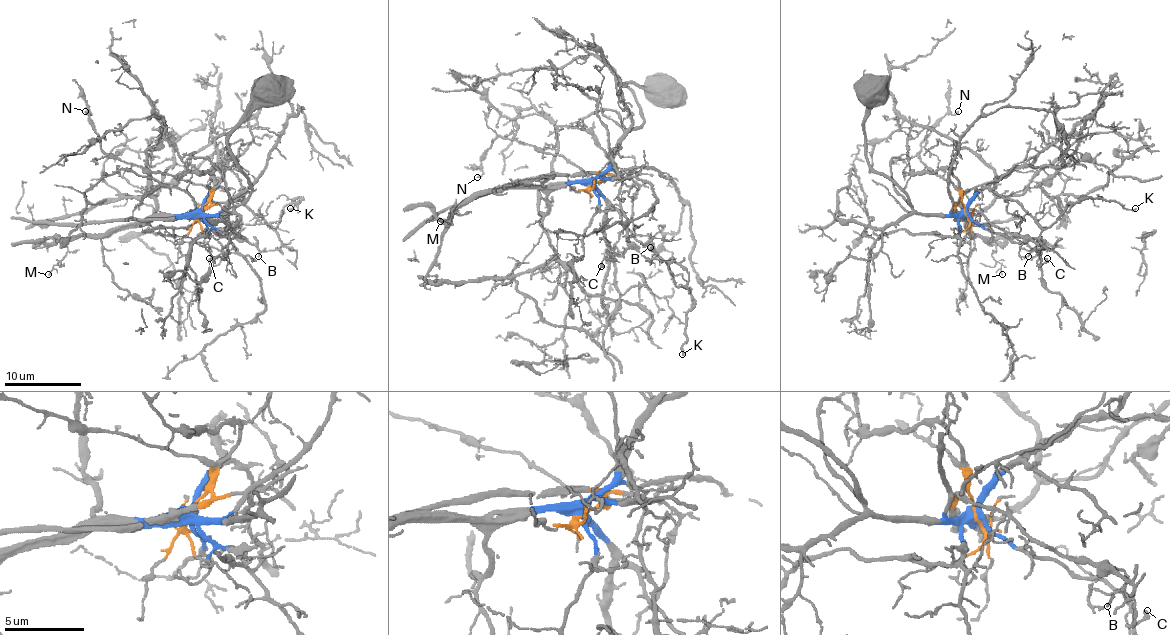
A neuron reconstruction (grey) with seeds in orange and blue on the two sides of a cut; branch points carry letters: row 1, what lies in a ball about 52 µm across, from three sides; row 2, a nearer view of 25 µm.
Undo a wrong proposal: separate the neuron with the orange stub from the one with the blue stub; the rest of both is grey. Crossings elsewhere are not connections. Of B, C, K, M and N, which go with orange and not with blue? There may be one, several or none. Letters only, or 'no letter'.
B, C, N

